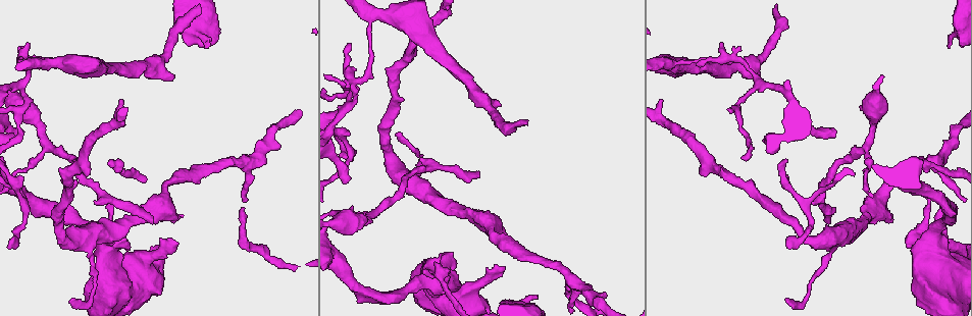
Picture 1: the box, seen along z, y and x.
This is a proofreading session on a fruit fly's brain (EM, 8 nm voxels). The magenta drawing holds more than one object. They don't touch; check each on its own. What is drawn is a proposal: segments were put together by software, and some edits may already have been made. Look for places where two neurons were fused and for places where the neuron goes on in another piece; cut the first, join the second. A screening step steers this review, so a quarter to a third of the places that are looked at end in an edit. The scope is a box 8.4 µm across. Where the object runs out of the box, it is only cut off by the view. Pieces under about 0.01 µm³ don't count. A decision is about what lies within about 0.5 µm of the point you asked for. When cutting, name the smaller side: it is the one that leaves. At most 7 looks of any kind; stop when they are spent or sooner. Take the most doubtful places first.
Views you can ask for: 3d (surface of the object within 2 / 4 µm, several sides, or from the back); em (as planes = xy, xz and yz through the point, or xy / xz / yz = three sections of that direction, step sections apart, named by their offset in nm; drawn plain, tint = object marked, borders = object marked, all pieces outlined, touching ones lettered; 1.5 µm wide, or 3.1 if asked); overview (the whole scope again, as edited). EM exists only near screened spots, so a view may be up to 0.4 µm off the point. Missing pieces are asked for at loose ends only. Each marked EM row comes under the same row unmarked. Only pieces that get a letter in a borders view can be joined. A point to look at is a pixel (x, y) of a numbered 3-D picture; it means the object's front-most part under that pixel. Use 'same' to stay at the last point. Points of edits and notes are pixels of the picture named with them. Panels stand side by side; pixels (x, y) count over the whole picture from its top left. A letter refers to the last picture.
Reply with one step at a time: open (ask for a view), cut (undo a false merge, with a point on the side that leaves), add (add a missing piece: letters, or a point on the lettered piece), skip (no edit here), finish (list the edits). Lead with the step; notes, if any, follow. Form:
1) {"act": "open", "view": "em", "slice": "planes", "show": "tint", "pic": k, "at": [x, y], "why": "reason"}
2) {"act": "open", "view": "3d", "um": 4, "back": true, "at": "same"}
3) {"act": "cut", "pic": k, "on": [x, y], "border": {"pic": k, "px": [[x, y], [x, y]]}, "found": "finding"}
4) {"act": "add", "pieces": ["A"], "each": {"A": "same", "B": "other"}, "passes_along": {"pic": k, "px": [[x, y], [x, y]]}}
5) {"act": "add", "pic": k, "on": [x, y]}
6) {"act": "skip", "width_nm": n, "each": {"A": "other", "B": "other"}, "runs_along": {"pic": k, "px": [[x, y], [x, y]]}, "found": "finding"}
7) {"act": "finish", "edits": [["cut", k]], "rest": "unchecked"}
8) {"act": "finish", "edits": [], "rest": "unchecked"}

{"act": "open", "view": "em", "slice": "xy", "step": 4, "show": "tint", "pic": 1, "at": [735, 56], "why": "a fork"}

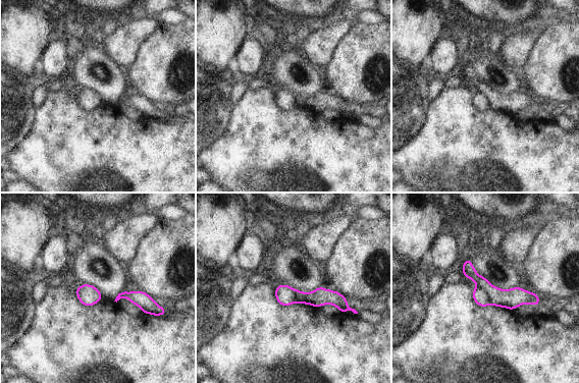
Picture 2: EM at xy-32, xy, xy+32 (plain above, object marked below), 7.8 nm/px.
{"act": "open", "view": "em", "slice": "planes", "show": "tint", "at": "same", "why": "cut it another way"}

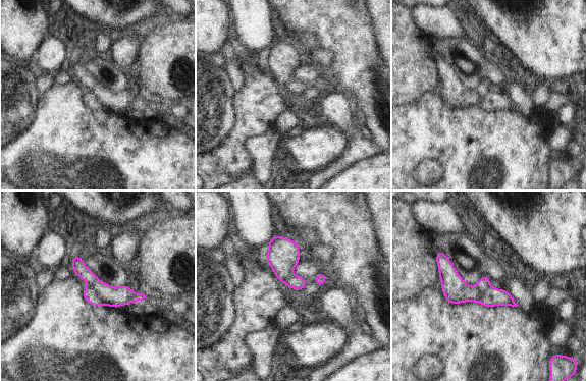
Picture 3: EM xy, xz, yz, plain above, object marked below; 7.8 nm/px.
{"act": "open", "view": "em", "slice": "planes", "show": "borders", "at": "same"}

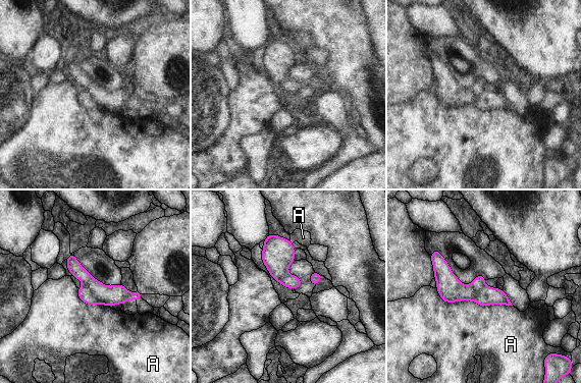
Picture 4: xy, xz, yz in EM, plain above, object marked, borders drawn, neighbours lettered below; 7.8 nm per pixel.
{"act": "cut", "pic": 4, "on": [478, 283], "longest_contact_nm": ["A", 600], "each": {"A": "other"}, "found": "a second neuron is stuck on"}

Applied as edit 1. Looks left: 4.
{"act": "open", "view": "em", "slice": "yz", "step": 8, "show": "tint", "pic": 1, "at": [948, 47], "why": "an open end"}

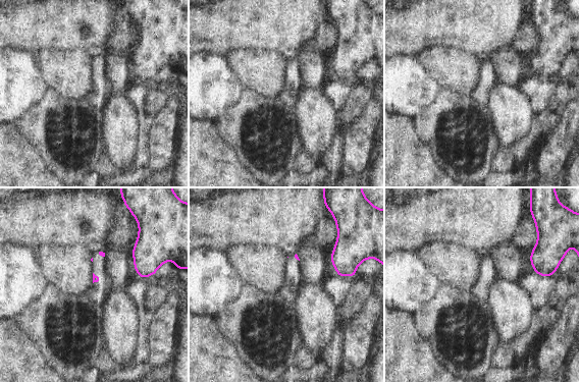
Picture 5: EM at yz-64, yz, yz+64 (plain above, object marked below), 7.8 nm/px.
{"act": "open", "view": "em", "slice": "planes", "show": "borders", "at": "same", "why": "another direction"}

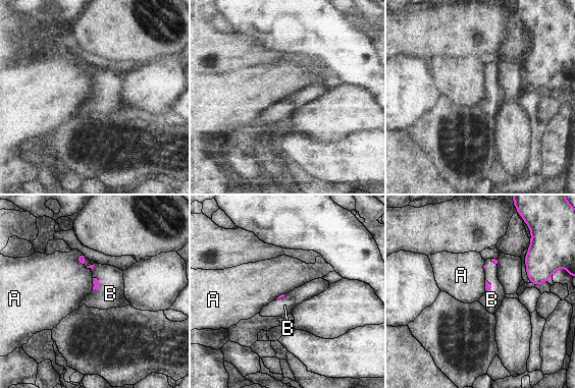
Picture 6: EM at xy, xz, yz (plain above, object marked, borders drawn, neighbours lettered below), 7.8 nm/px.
{"act": "add", "pic": 6, "on": [110, 293], "each": {"A": "other", "B": "same"}, "found": "the neuron continues"}

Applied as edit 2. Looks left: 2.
{"act": "finish", "edits": [["cut", 4], ["add", 6]], "rest": "unchecked"}

